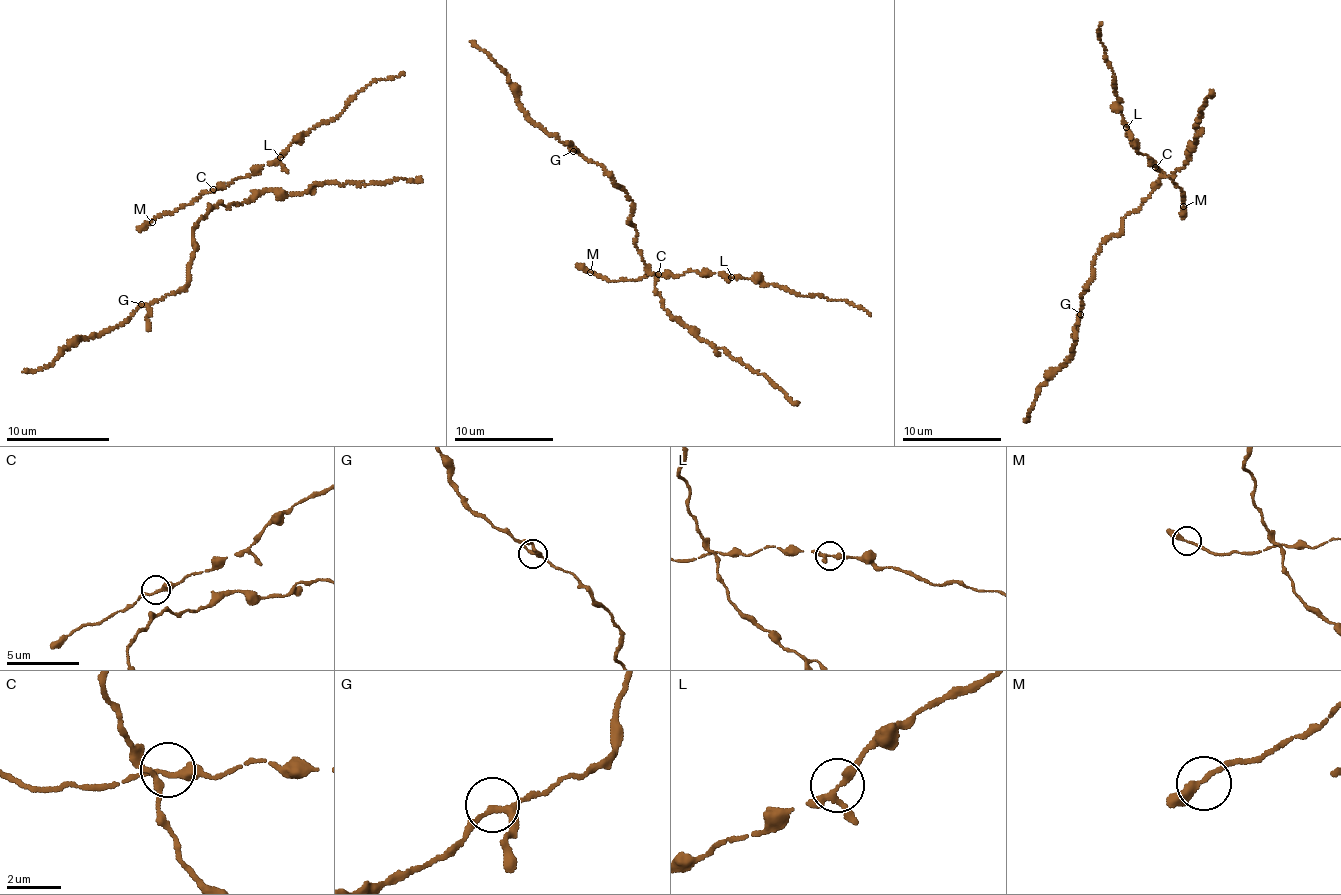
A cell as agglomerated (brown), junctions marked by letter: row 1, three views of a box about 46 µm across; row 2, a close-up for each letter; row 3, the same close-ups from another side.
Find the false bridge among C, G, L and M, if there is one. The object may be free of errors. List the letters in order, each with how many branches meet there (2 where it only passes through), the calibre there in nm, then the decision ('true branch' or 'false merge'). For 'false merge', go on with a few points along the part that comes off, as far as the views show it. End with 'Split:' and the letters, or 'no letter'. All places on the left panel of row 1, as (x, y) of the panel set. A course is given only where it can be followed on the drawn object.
C: 3 branches meet; 200 nm thick; true branch
G: 3 branches meet; 180 nm thick; true branch
L: 3 branches meet; 200 nm thick; true branch
M: 2 branches meet; 220 nm thick; true branch
Split: no letter

